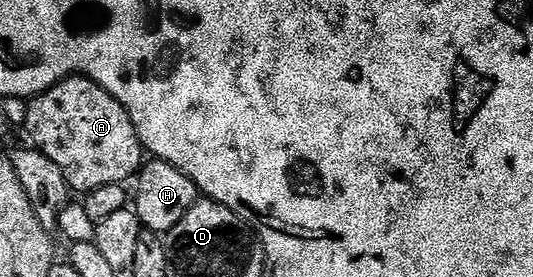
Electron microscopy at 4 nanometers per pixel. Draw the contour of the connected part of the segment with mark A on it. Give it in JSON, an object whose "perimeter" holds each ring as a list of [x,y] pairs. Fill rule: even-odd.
{"perimeter":[[[72,75],[29,100],[24,127],[30,130],[29,142],[60,168],[74,193],[100,189],[100,185],[125,184],[144,166],[144,148],[132,117],[112,93],[84,75]]]}

